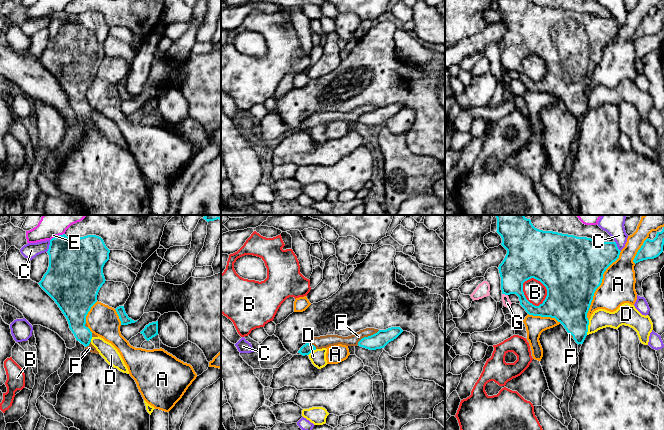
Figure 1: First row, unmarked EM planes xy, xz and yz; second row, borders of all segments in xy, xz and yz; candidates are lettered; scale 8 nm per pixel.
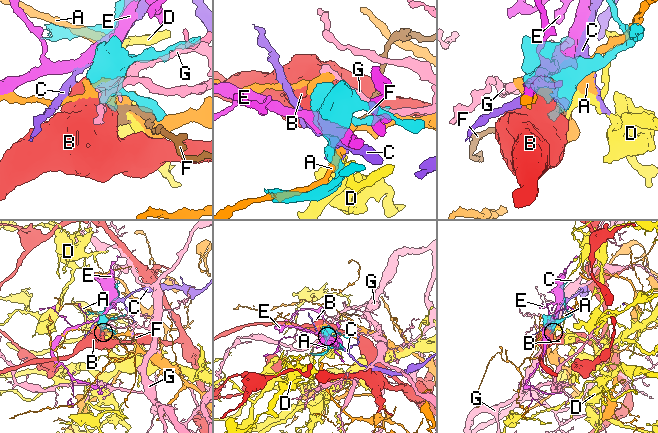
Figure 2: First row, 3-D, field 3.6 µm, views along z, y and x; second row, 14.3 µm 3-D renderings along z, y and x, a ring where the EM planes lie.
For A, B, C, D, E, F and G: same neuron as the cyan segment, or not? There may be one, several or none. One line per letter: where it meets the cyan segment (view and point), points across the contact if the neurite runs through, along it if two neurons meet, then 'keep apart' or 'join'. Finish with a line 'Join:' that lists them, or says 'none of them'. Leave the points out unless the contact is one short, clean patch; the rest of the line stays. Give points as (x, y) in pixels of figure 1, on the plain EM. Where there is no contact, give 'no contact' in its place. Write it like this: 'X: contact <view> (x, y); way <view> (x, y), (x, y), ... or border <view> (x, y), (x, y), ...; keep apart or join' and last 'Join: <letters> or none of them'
A: contact yz (599, 61); keep apart
B: contact yz (547, 66); keep apart
C: contact xy (49, 22); keep apart
D: contact yz (587, 103); keep apart
E: contact xy (57, 12); keep apart
F: contact xz (368, 112); join
G: contact yz (505, 70); keep apart
Join: F

